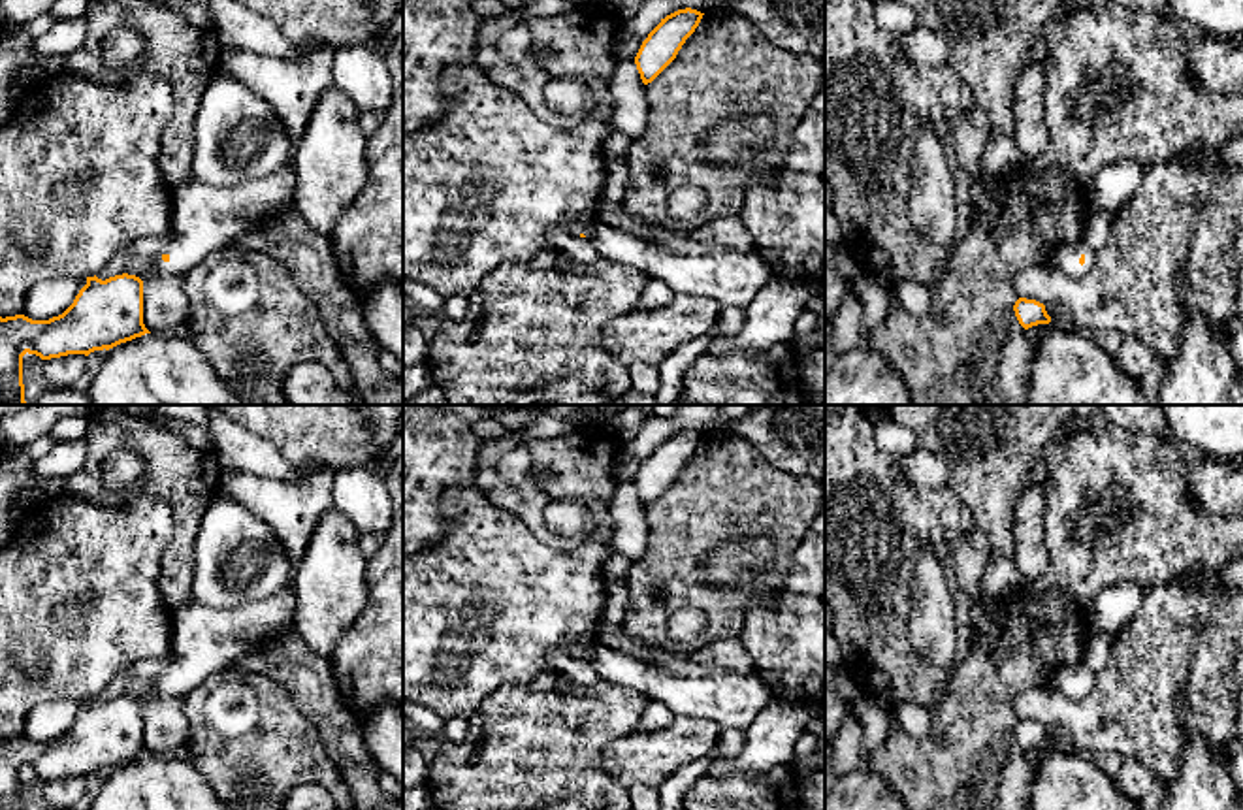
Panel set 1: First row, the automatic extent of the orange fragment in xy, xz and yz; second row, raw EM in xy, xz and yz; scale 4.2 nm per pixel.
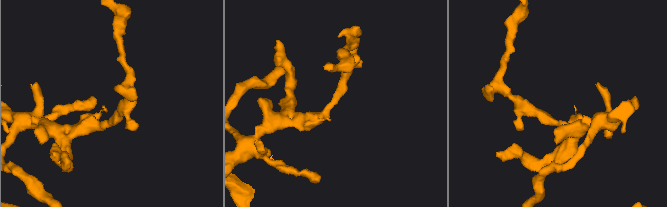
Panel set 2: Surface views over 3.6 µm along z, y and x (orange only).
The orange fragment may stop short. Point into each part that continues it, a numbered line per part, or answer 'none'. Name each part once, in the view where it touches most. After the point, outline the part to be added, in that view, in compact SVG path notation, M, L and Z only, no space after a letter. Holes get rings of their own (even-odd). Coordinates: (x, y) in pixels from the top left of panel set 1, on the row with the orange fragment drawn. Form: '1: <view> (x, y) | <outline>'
1: xy (206, 219) | M292 164L237 186L183 183L173 188L173 237L154 256L153 275L186 275L217 251L286 215L294 203Z

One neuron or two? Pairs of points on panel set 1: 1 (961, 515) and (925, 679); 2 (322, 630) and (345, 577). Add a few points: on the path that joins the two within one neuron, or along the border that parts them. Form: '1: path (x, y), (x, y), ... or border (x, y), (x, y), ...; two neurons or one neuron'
1: path (914, 535), (910, 558), (897, 579), (897, 631); one neuron
2: path (322, 616), (332, 590); one neuron

